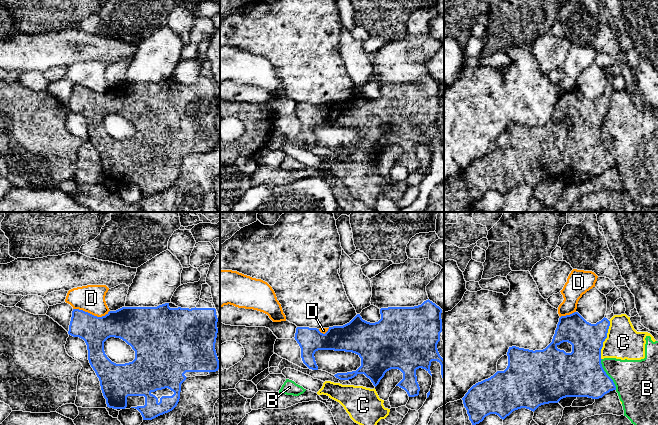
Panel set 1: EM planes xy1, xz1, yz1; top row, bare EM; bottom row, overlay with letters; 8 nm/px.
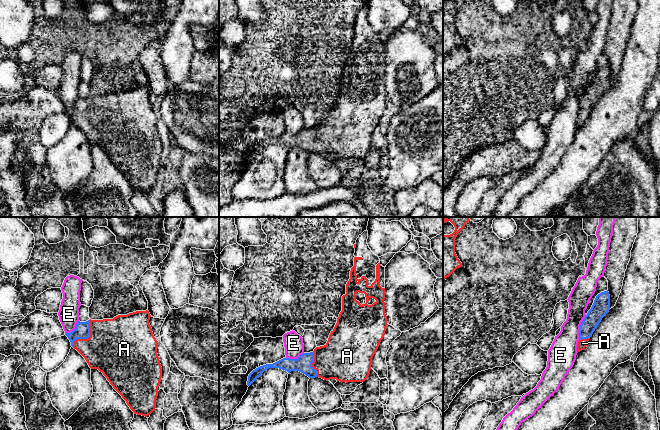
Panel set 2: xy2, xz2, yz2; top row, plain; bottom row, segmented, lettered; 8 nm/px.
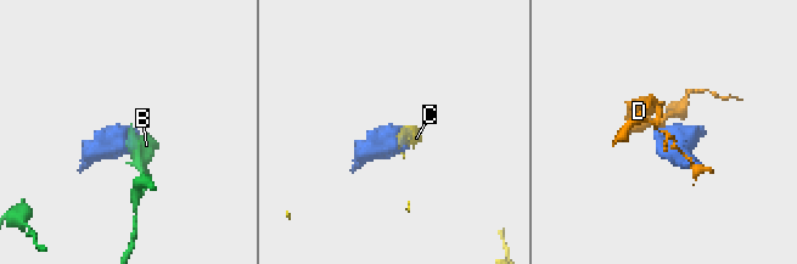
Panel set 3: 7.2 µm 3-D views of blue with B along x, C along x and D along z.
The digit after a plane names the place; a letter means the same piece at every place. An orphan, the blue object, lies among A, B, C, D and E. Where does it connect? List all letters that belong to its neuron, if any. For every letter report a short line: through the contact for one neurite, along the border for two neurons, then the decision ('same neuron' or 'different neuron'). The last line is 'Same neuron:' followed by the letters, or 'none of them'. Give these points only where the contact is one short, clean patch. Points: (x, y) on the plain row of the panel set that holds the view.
A: line xy2 (82, 105), (87, 114), (116, 123); same neuron
B: different neuron
C: different neuron
D: line xy1 (73, 84), (78, 84), (97, 92), (104, 92), (109, 87); different neuron
E: different neuron
Same neuron: A

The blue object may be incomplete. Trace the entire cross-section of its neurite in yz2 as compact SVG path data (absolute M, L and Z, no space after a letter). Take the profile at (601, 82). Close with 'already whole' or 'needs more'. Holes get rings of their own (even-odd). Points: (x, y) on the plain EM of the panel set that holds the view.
M607 66L596 72L591 85L588 87L587 91L581 98L577 129L584 126L588 121L590 113L609 86L610 71Z; needs more

